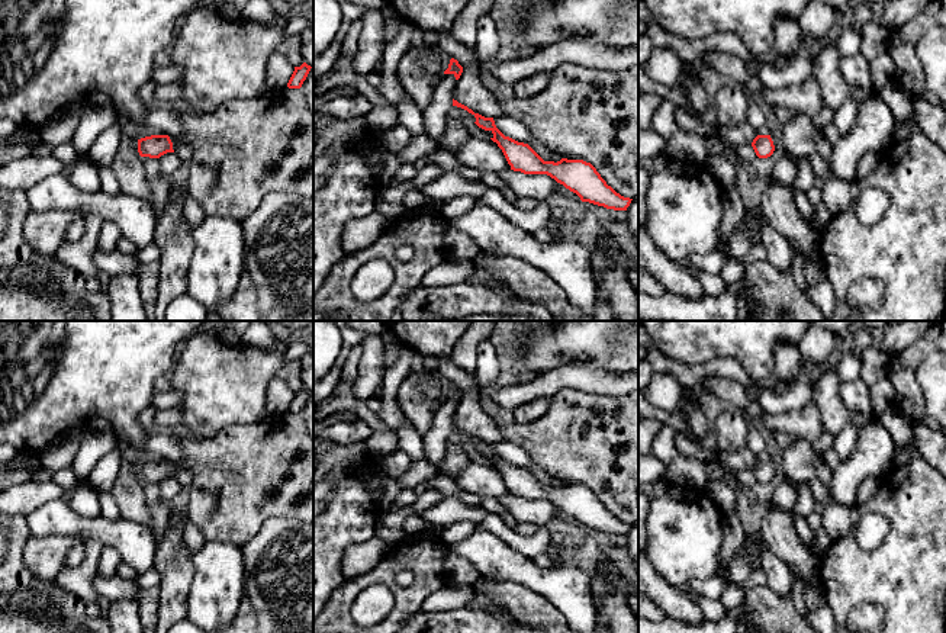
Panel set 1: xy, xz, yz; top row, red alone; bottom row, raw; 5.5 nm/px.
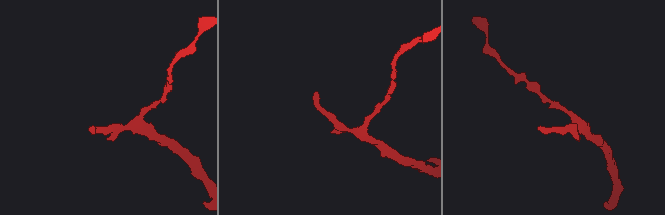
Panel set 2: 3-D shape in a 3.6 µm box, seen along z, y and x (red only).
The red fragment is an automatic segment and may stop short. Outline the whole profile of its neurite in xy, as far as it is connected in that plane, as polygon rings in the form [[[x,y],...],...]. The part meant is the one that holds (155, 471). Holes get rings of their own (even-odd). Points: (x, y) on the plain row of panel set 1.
[[[151,460],[138,465],[138,478],[141,482],[160,483],[174,475],[168,460]]]

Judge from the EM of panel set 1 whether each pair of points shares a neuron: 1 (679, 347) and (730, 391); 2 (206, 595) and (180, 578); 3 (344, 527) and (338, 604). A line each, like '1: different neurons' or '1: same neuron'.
1: different neurons
2: different neurons
3: different neurons

